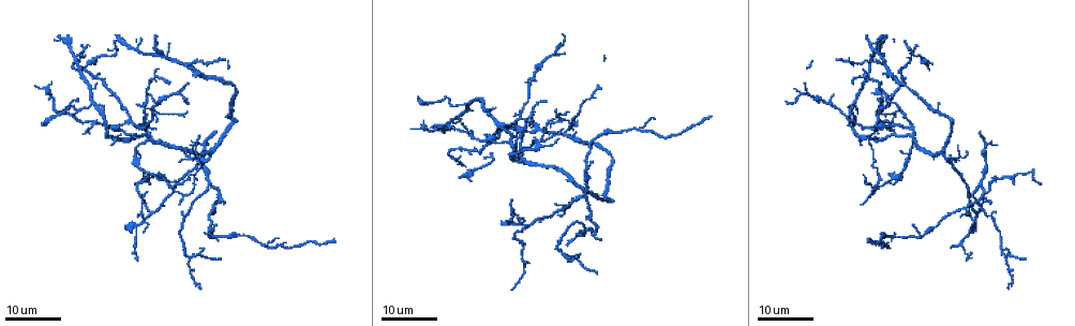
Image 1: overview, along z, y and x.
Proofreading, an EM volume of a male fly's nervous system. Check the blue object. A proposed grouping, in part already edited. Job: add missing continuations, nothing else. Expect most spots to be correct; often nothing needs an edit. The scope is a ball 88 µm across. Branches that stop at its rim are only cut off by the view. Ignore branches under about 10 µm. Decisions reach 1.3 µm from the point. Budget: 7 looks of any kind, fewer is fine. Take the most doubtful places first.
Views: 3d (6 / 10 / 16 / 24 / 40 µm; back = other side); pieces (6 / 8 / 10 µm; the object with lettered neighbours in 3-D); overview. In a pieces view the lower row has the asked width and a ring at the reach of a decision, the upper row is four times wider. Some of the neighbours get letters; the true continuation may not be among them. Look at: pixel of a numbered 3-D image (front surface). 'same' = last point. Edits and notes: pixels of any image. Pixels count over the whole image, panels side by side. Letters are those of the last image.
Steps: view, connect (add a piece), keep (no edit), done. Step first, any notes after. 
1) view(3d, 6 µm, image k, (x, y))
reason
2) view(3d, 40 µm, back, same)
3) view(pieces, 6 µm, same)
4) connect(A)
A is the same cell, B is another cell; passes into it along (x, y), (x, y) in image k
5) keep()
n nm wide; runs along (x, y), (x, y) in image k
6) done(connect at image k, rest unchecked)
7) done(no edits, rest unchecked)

view(3d, 24 µm, image 1, (41, 125))

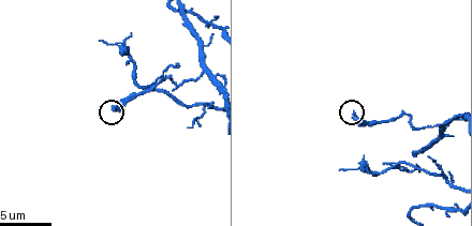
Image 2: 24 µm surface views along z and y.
view(pieces, 10 µm, image 2, (114, 111))

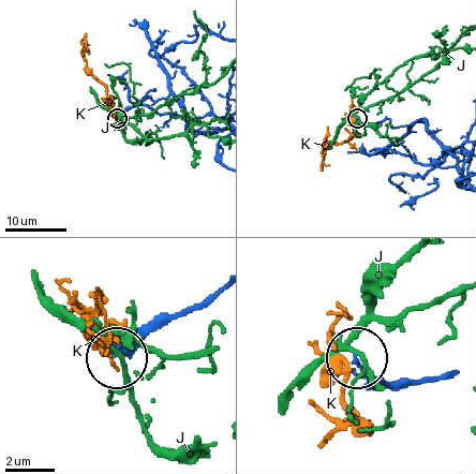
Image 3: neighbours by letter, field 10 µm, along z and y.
keep()
150 nm wide; J and K are other cells; runs along (439, 378), (384, 380), (359, 360) in image 3; none of them fits

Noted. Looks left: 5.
view(3d, 24 µm, image 1, (951, 247))

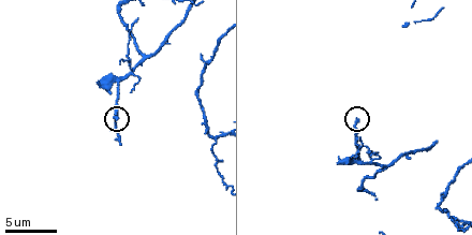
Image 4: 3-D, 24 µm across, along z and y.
view(pieces, 6 µm, image 4, (358, 119))
what lies round it

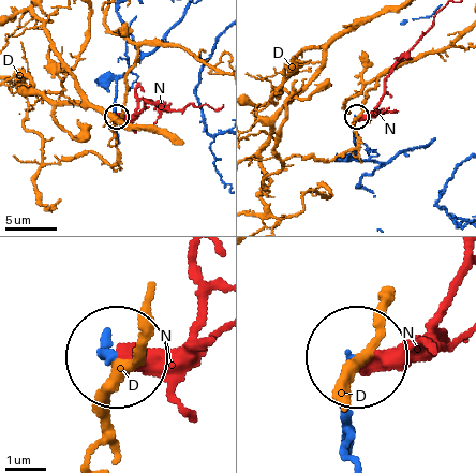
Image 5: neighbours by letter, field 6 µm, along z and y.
keep()
D and N are other cells; no lettered piece goes on from it

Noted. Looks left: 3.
view(3d, 16 µm, image 1, (891, 173))
tapers out

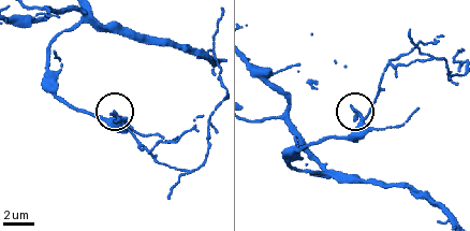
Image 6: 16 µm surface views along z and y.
view(pieces, 6 µm, image 6, (113, 115))

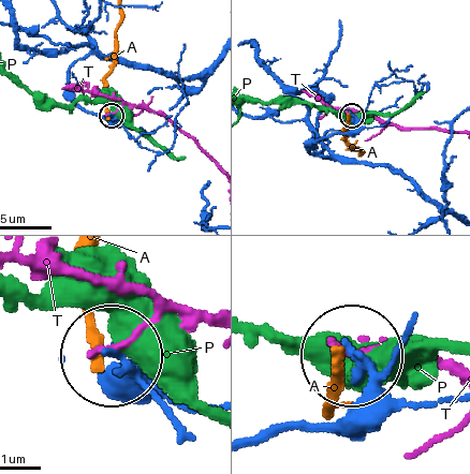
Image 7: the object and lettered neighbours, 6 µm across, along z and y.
keep()
A, P and T are other cells; none of them fits

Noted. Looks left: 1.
view(pieces, 10 µm, image 4, (97, 81))
branch stops here

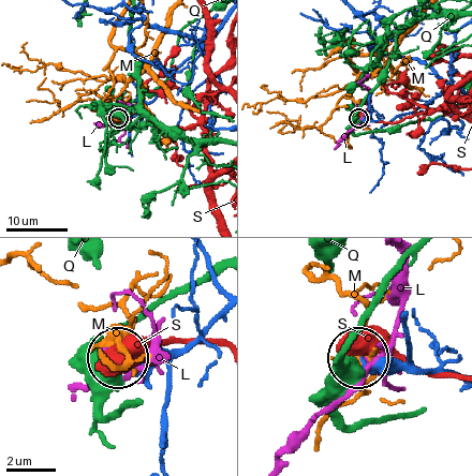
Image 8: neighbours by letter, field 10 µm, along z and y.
keep()
330 nm wide; L, M, Q and S are other cells; no lettered piece goes on from it

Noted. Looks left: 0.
done(no edits, rest unchecked)

